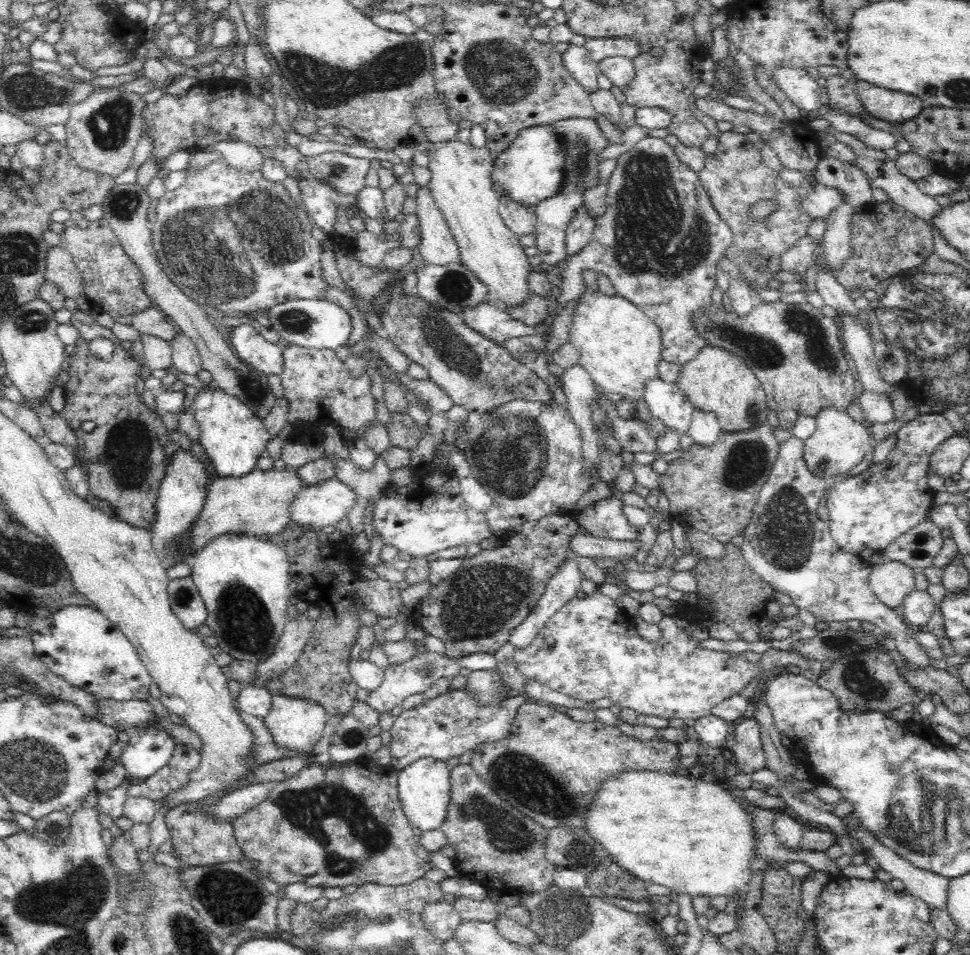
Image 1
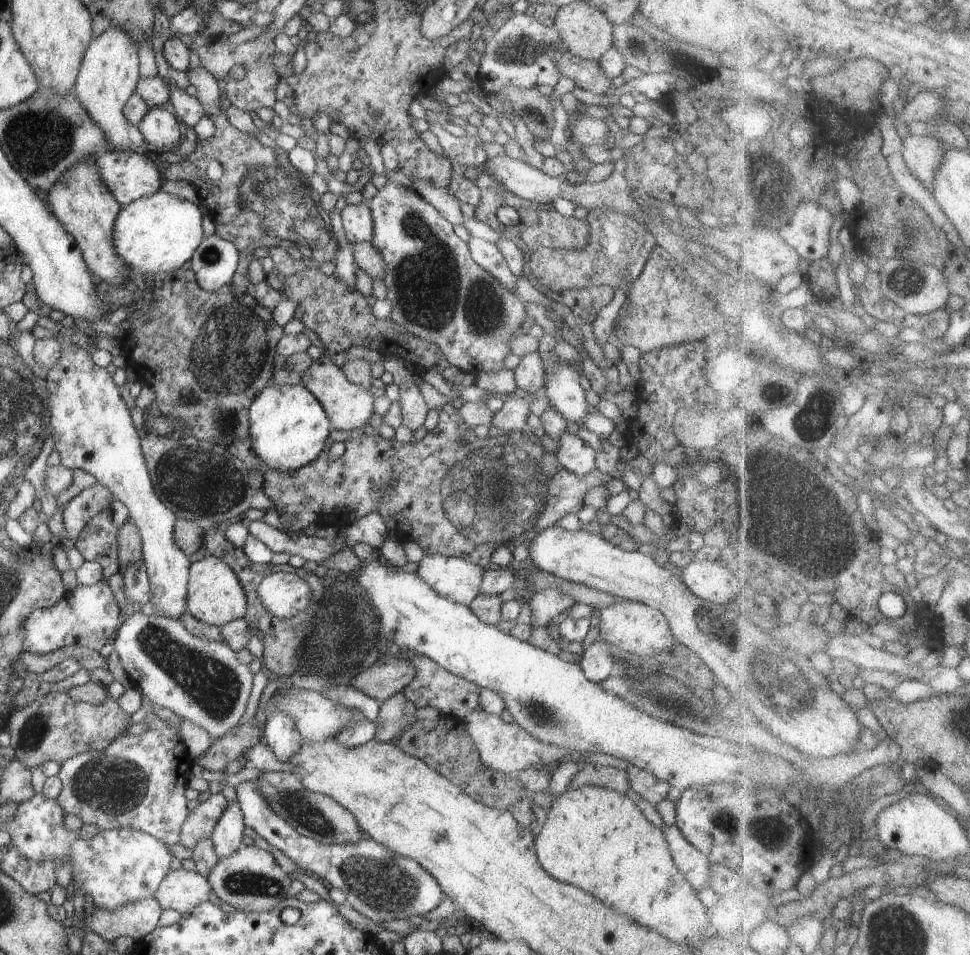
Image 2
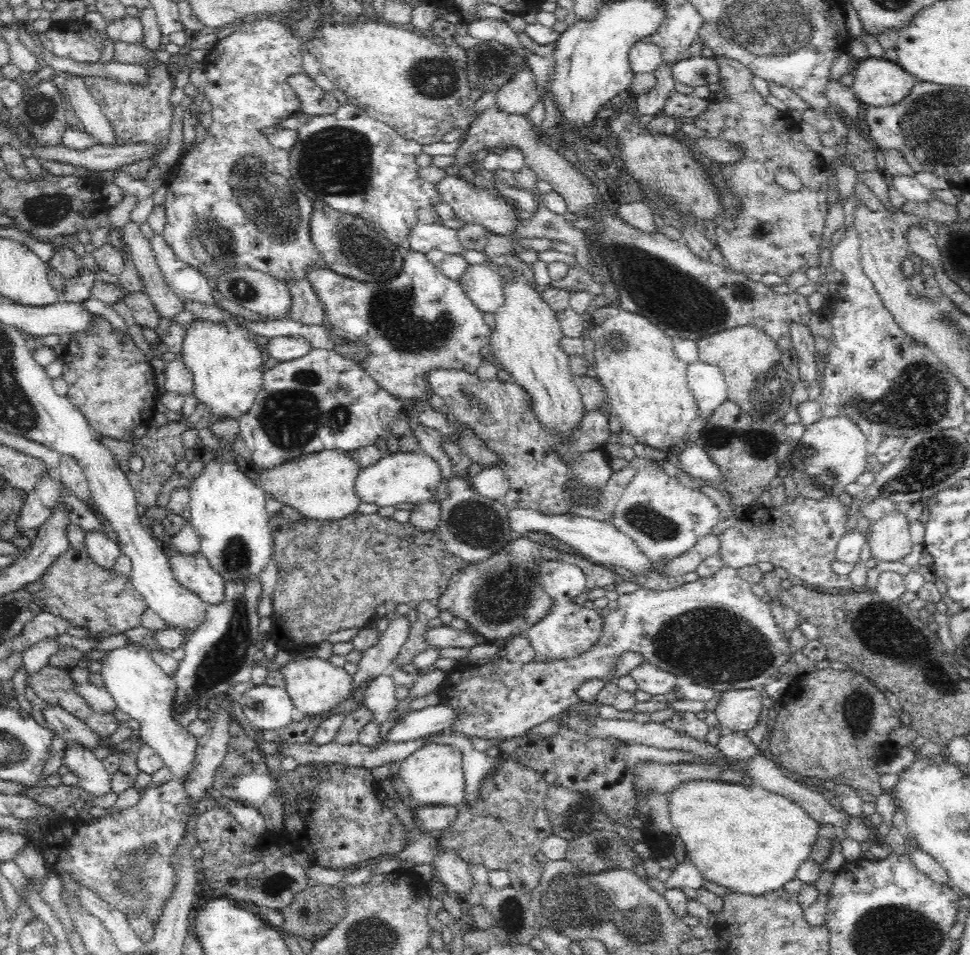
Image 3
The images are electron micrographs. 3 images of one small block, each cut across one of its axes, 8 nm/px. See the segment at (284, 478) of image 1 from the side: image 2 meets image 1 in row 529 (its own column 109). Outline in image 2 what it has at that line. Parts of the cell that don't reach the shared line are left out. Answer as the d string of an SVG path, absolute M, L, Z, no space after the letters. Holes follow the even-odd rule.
M95 156L84 158L76 166L64 170L64 174L54 182L43 197L49 213L54 214L62 222L64 230L68 230L68 234L74 238L76 248L82 252L82 258L91 272L112 286L124 284L129 268L116 254L114 242L112 242L114 224L120 214L121 204L118 204L110 190L106 188L106 184L102 182L96 168Z

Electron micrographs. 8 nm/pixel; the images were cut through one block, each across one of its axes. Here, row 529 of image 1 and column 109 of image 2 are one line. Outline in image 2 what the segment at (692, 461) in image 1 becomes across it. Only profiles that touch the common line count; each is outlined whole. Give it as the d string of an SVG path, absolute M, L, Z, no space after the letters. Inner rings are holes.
M52 690L46 695L39 695L32 704L19 710L13 710L6 729L11 735L10 748L14 750L14 758L34 771L44 766L46 762L56 761L62 764L65 760L86 751L104 750L110 746L111 742L114 742L116 737L121 736L132 723L131 715L120 710L118 699L110 697L102 704L86 704L70 698L68 693L56 693Z

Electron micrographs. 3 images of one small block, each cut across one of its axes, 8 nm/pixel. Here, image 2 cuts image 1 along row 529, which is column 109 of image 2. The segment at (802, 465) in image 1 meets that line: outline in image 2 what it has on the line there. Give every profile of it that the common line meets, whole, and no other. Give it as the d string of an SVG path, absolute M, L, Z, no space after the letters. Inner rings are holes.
M146 712L144 723L148 725L148 730L139 735L121 735L114 739L114 742L110 743L110 746L100 751L86 751L85 753L74 756L68 760L65 760L61 766L58 775L60 782L62 783L62 790L60 796L56 799L56 802L60 804L60 808L66 812L66 814L74 814L80 818L84 824L93 824L98 830L105 831L110 829L130 829L135 831L146 832L158 840L162 840L164 844L172 845L180 843L180 834L182 824L186 821L190 811L186 805L187 799L184 795L184 791L187 788L188 778L192 772L193 758L190 756L184 741L181 738L180 732L175 730L170 724L158 717L154 712Z

